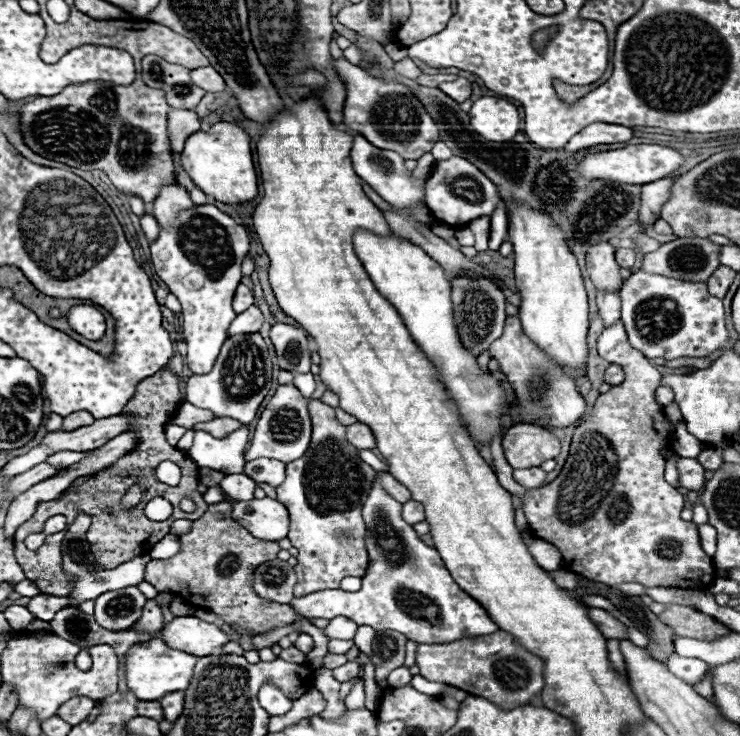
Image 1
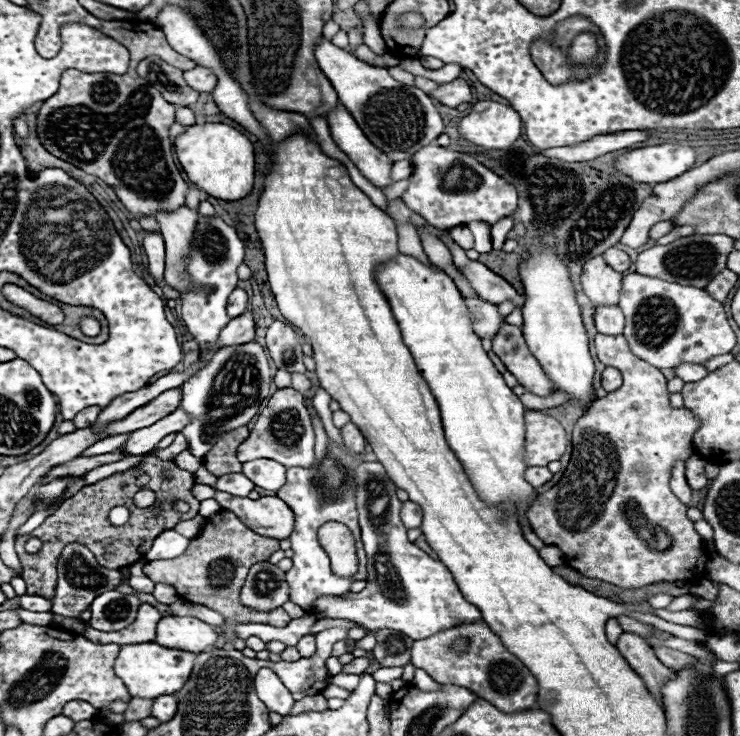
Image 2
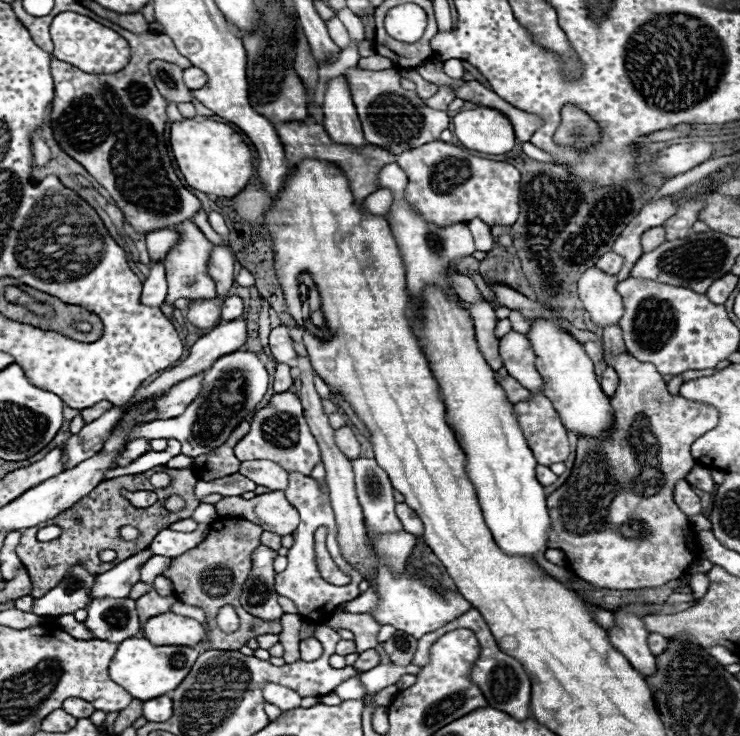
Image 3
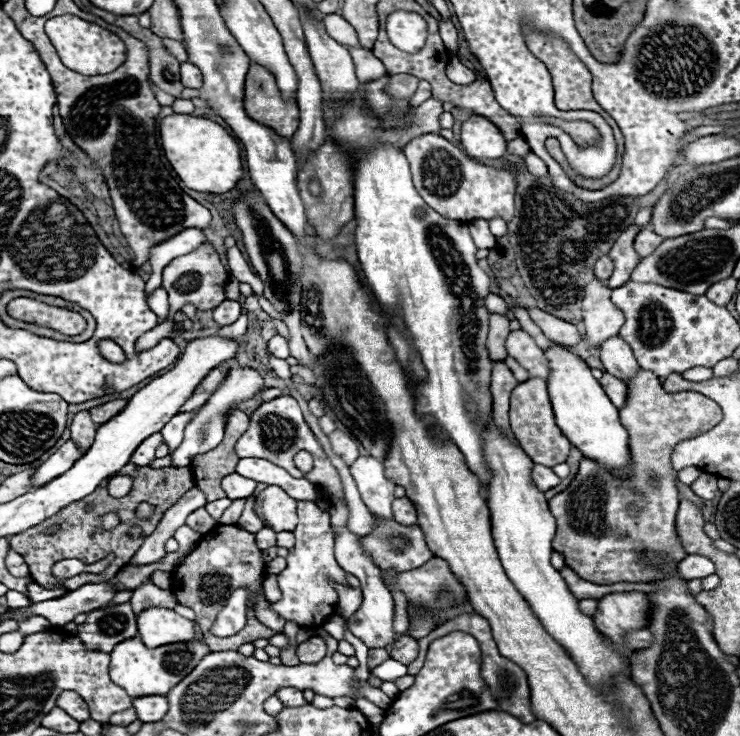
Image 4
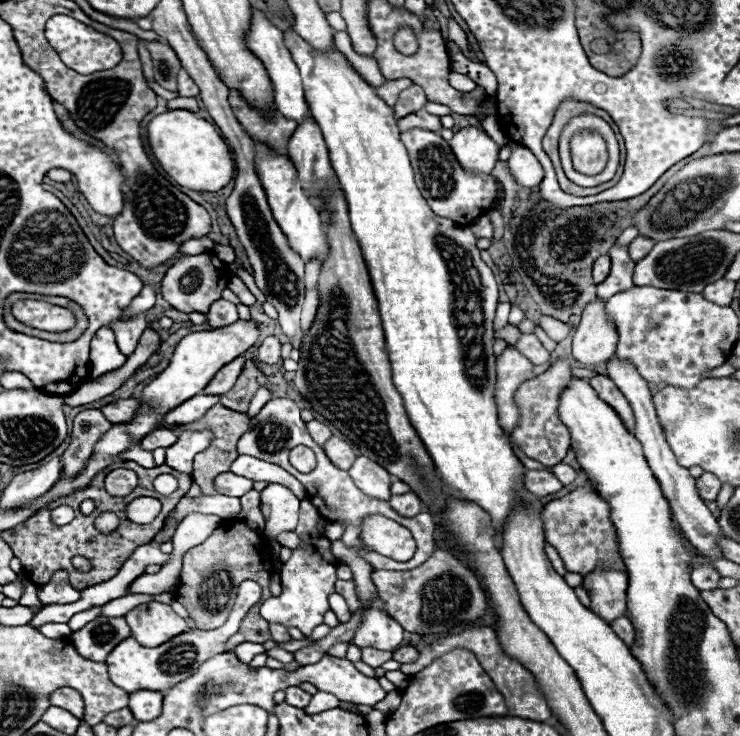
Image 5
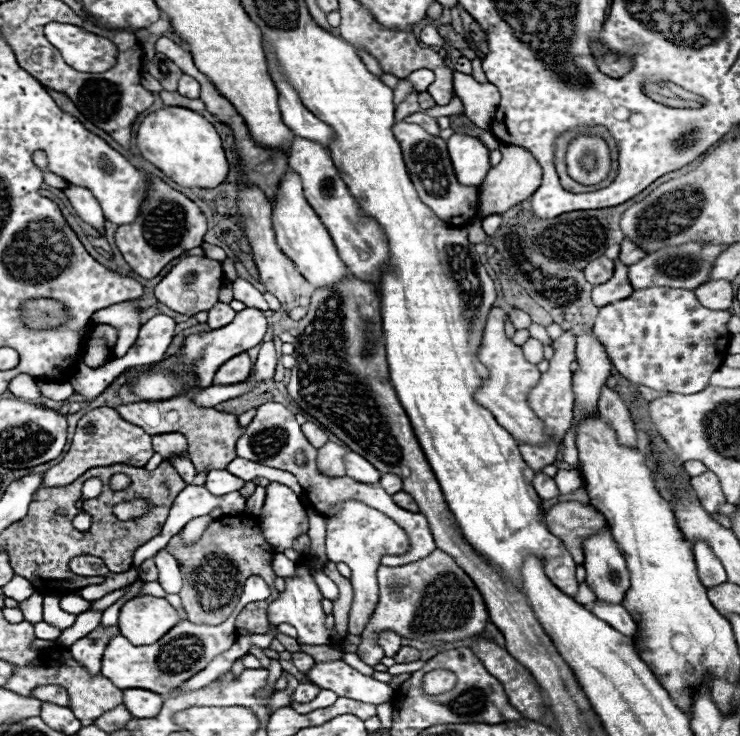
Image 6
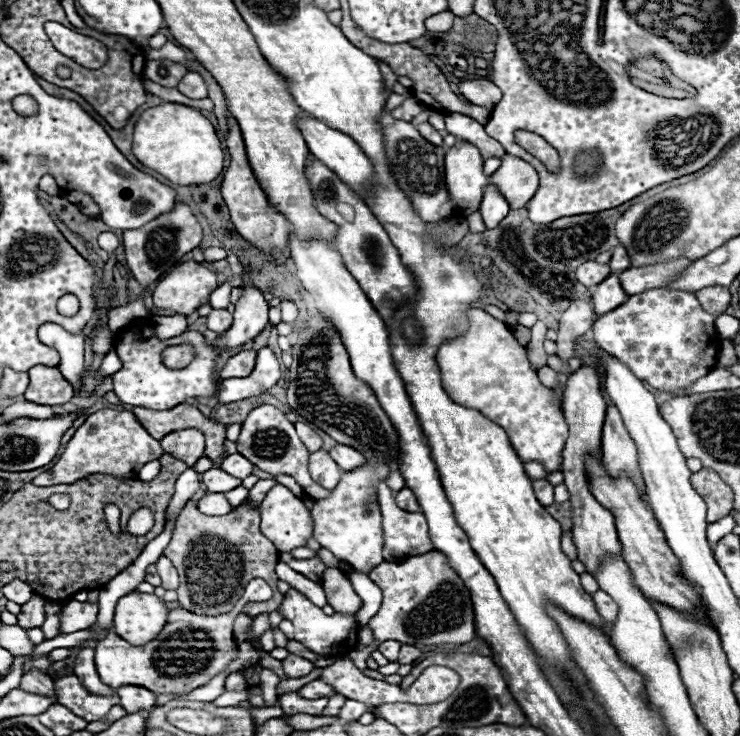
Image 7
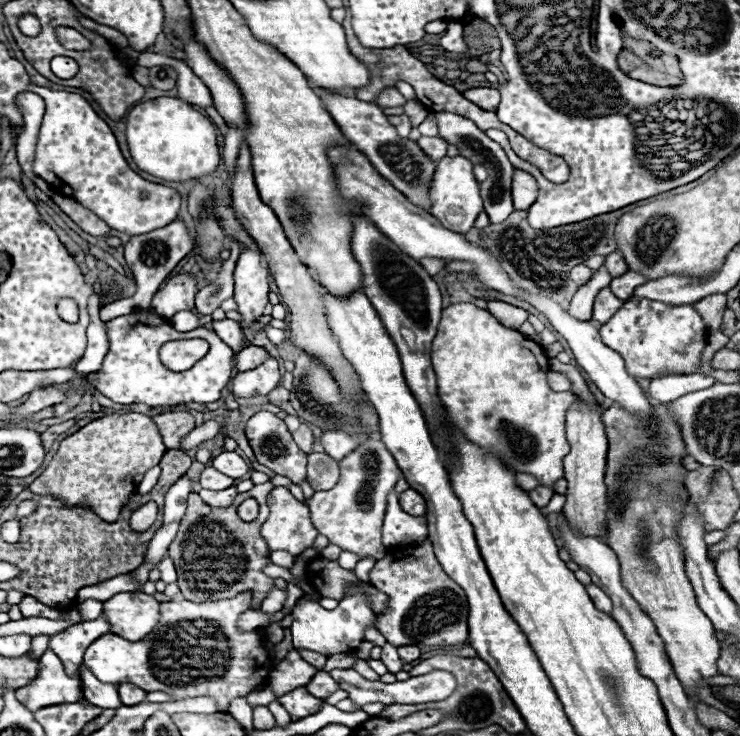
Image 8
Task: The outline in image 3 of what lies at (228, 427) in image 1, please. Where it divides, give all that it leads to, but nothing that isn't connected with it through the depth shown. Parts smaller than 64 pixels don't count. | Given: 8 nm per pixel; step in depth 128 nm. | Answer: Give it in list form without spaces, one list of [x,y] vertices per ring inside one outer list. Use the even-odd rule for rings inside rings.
[[[240,422],[238,428],[230,434],[230,438],[216,450],[212,450],[212,454],[204,454],[196,458],[194,464],[194,472],[200,480],[216,480],[228,474],[236,474],[240,468],[240,460],[234,456],[232,448],[236,446],[236,442],[240,442],[240,438],[244,438],[248,434],[250,422]]]

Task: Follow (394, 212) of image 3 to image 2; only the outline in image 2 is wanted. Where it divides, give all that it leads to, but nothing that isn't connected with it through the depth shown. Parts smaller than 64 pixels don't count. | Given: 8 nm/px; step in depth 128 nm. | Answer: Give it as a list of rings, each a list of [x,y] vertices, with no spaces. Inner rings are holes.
[[[398,160],[398,162],[394,162],[394,166],[392,166],[392,178],[394,180],[408,178],[410,174],[412,174],[412,162],[410,160]],[[456,226],[450,230],[452,232],[452,238],[456,244],[460,244],[464,250],[470,250],[474,248],[474,240],[472,240],[472,232],[466,228],[466,226]]]

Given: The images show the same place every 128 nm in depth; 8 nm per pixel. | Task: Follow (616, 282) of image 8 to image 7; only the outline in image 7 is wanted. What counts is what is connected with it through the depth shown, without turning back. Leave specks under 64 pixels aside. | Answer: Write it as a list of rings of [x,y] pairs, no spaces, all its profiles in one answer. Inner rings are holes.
[[[680,256],[678,260],[666,260],[664,264],[650,264],[650,266],[638,266],[638,268],[632,266],[620,272],[620,282],[628,294],[644,292],[650,288],[662,288],[664,284],[680,276],[680,272],[684,272],[684,268],[692,262],[694,260]]]

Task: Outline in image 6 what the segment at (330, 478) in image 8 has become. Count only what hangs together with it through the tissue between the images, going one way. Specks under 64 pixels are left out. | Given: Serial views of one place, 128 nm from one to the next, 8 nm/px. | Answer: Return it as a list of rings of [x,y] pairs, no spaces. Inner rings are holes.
[[[326,442],[318,448],[318,466],[328,476],[346,476],[344,456],[350,452],[346,444],[340,442]]]

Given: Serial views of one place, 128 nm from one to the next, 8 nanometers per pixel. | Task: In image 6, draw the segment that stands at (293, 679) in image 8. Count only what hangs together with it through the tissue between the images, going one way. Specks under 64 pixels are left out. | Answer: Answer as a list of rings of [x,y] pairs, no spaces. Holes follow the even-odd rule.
[[[294,652],[292,654],[292,662],[298,666],[300,672],[308,672],[314,666],[314,660],[308,654],[304,654],[304,652]]]

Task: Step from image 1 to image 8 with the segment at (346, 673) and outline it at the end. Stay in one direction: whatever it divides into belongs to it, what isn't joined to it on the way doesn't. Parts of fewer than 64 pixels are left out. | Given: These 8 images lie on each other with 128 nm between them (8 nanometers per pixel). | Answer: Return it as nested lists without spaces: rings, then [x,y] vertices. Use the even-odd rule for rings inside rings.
[[[430,542],[388,554],[370,570],[370,582],[388,596],[388,606],[378,614],[376,628],[393,646],[454,646],[468,640],[468,604],[464,590],[442,570]],[[358,659],[354,664],[353,669],[368,680],[376,681],[380,679],[380,676],[369,667],[365,660]]]

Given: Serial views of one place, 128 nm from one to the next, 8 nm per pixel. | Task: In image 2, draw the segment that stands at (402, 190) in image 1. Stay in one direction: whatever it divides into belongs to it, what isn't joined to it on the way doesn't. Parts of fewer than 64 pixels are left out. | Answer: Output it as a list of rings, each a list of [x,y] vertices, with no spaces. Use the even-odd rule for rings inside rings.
[[[338,104],[328,116],[330,132],[336,146],[350,156],[356,168],[366,176],[376,188],[388,188],[394,184],[392,176],[392,162],[380,148],[376,148],[364,132],[358,128],[354,118],[346,112],[342,104]]]

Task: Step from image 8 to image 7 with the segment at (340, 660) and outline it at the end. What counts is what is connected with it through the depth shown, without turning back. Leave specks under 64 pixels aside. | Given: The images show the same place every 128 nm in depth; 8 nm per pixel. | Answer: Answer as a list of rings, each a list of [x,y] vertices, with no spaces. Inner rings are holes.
[[[314,668],[314,672],[312,672],[312,674],[308,674],[305,677],[282,680],[277,686],[277,694],[285,694],[298,691],[305,684],[312,682],[312,680],[316,680],[316,678],[320,676],[320,670],[322,670],[322,668]]]

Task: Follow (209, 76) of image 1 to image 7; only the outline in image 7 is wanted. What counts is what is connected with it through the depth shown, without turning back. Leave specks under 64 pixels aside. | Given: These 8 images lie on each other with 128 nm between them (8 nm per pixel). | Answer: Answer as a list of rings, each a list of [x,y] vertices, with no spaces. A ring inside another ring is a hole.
[[[188,72],[188,74],[180,80],[178,90],[180,90],[184,96],[192,98],[192,100],[200,100],[200,98],[206,96],[206,84],[204,84],[204,80],[202,80],[202,76],[200,76],[198,72]]]

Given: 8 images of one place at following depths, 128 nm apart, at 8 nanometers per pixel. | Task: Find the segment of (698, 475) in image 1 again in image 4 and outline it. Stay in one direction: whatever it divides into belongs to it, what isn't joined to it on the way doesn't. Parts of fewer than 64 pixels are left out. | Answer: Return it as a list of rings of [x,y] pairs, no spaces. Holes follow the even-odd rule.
[[[702,472],[702,474],[700,474],[700,478],[692,482],[692,486],[690,486],[690,488],[692,488],[700,498],[704,498],[704,500],[712,500],[712,498],[716,496],[716,492],[718,492],[716,480],[718,480],[718,478],[716,478],[714,474]]]

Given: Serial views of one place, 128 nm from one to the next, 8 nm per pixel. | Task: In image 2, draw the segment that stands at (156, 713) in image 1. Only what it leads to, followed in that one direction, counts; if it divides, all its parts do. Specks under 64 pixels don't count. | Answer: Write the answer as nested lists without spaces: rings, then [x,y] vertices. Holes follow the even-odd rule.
[[[132,698],[128,704],[128,710],[124,712],[124,720],[144,720],[150,716],[152,710],[152,702],[154,700],[146,700],[146,698]]]

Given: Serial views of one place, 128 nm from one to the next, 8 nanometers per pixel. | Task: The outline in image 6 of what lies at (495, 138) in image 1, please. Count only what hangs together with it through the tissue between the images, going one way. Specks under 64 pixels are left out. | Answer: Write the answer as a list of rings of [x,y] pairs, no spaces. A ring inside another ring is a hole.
[[[452,134],[448,140],[448,150],[460,184],[480,186],[492,168],[490,150],[480,142],[480,138],[468,134]]]

